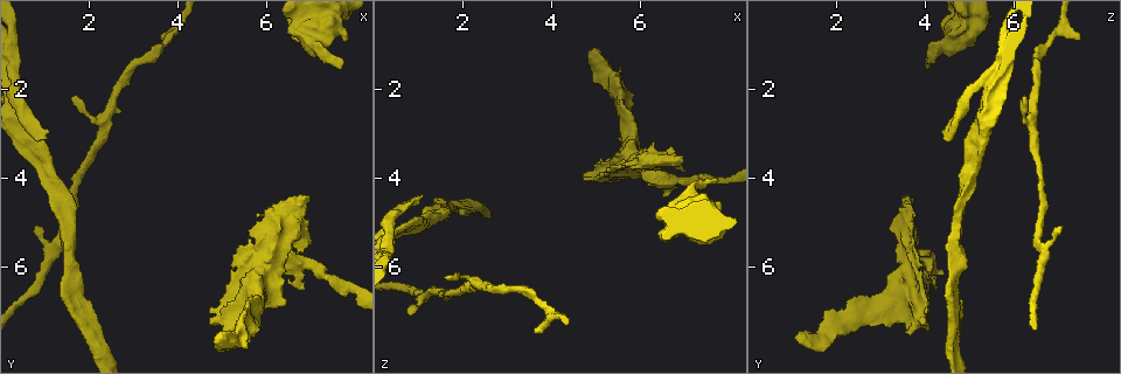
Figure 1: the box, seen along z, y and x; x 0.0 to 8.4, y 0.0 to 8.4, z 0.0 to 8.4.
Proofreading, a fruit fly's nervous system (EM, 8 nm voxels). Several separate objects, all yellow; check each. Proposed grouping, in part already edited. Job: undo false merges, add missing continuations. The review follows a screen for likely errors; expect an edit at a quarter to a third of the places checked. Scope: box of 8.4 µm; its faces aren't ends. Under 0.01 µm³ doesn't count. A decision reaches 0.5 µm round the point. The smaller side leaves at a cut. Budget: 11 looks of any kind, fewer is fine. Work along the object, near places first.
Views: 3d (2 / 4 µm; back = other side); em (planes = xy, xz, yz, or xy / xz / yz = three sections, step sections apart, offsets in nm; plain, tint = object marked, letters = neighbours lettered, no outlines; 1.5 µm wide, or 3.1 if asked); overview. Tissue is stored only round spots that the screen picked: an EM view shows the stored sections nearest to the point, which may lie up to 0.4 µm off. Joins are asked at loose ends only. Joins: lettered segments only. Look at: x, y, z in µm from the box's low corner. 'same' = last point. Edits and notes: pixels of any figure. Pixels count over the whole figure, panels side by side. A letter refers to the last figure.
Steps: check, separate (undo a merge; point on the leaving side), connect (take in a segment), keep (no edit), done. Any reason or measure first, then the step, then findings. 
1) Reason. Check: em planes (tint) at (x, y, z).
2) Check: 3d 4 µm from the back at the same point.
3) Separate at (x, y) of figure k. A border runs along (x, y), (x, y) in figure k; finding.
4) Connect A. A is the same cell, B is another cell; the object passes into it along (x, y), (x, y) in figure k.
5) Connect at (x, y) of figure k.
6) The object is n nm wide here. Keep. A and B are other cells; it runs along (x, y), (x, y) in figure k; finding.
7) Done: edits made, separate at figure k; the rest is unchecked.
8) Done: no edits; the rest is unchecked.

An open end. Check: 3d 4 µm at (7.70, 1.50, 4.05).

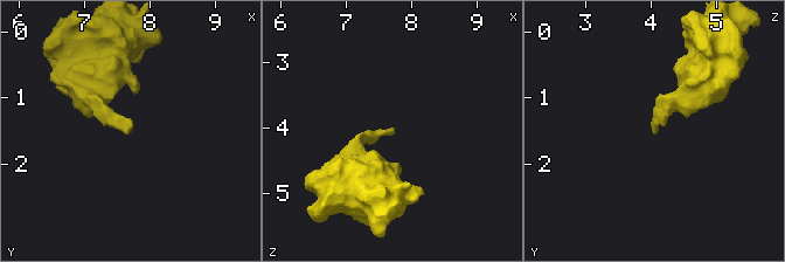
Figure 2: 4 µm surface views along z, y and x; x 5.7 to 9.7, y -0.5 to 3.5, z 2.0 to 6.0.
Shape alone is not enough. Check: em planes (plain) at (7.70, 1.45, 4.10).

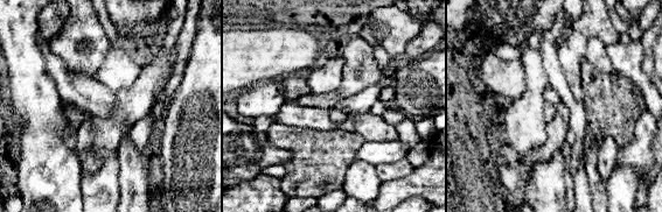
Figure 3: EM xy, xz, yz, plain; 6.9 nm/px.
Check: em planes (letters) at the same point.

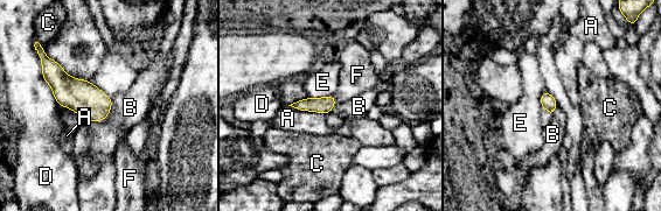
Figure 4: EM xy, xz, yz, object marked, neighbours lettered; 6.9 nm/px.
The longest contact is with D, 340 nm. Connect F. F is the same cell, A, B, C, D and E are other cells; the object passes into it along (548, 102), (548, 111), (545, 118) in figure 4; the neuron continues.

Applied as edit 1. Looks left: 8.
A fork. Check: em planes (plain) at (3.95, 0.70, 7.00).

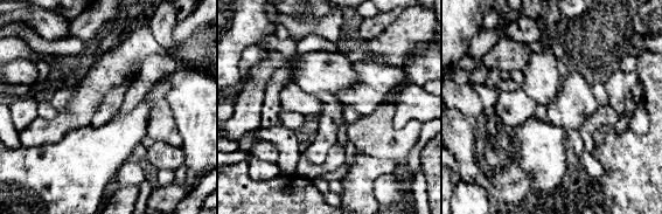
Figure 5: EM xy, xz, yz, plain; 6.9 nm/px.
Check: em planes (tint) at the same point.

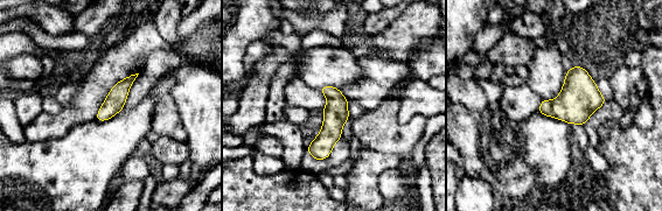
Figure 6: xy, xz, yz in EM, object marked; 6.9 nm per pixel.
What lies round it. Check: em planes (letters) at the same point.

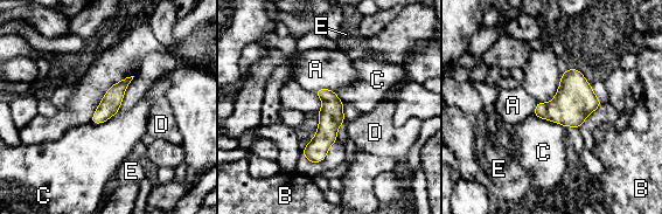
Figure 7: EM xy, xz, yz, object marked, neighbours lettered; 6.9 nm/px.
Keep. A, B, C, D and E are other cells; it runs along (325, 91), (328, 128), (313, 159) in figure 7; continuous, no second neuron.

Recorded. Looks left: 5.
Check: 3d 4 µm at (1.70, 2.15, 6.20).

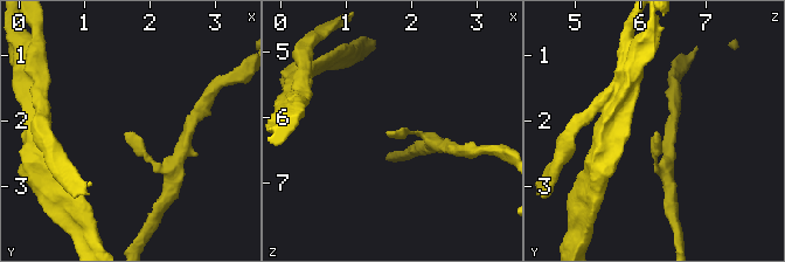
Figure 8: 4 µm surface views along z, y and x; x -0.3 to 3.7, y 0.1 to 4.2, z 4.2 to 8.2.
Now the EM. Check: em yz step 8 (letters) at (1.60, 2.20, 6.20).

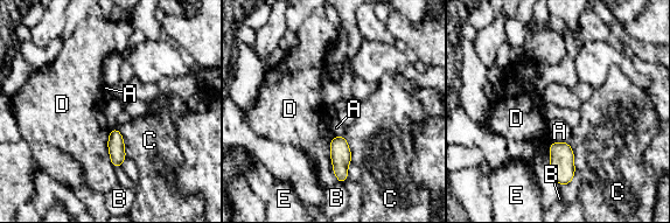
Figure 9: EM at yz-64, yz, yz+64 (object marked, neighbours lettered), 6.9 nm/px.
Keep. A, B, C, D and E are other cells; a border runs along (332, 137), (330, 161), (339, 182) in figure 9; none of them fits.

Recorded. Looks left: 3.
Done: edits made, connect at figure 4; the rest is unchecked.

